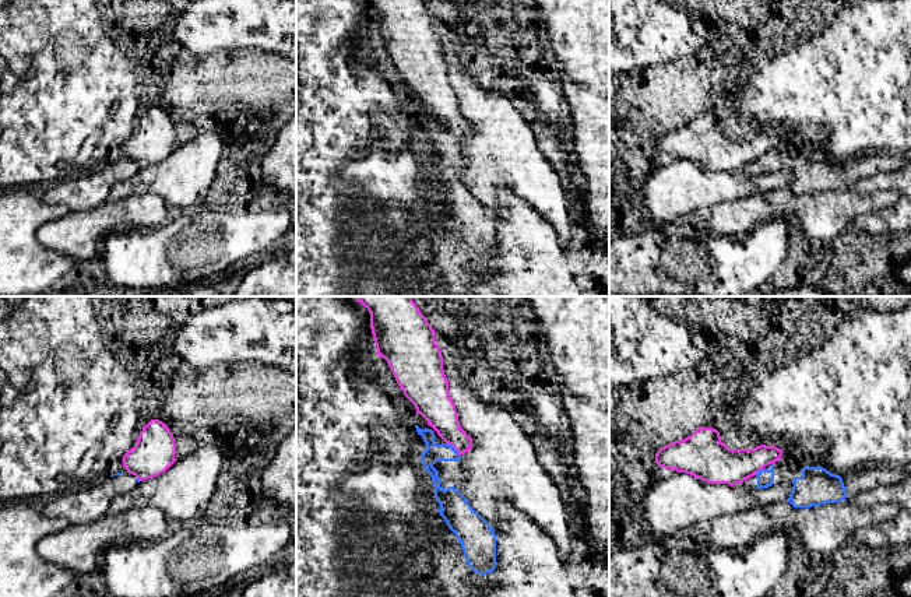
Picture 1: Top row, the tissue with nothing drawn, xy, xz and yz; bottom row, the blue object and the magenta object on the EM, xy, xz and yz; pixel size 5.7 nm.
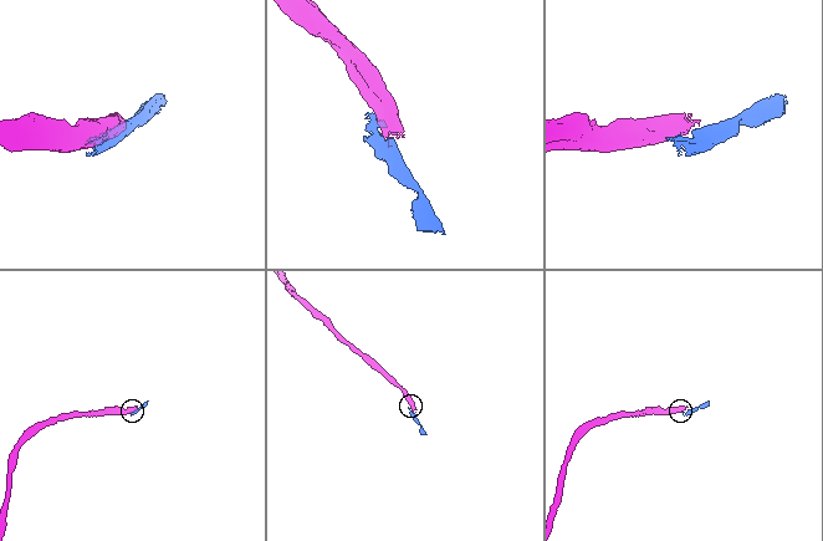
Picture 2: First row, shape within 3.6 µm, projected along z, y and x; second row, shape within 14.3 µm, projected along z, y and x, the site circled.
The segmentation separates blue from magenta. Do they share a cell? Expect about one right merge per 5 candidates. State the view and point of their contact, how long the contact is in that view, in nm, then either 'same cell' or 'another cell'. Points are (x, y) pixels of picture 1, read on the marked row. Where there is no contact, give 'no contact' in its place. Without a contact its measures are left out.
meets blue in xz at (454, 449); contact 120 nm long; another cell

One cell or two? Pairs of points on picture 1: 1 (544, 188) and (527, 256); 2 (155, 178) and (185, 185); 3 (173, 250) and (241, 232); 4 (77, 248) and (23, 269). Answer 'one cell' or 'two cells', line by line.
1: two cells
2: one cell
3: one cell
4: two cells

